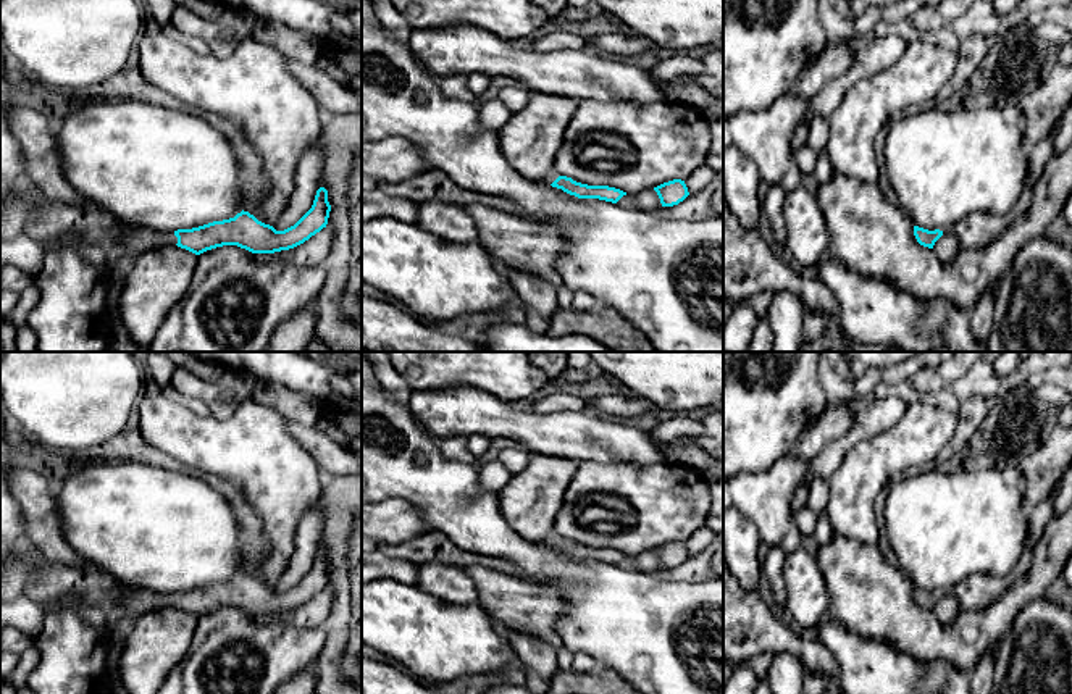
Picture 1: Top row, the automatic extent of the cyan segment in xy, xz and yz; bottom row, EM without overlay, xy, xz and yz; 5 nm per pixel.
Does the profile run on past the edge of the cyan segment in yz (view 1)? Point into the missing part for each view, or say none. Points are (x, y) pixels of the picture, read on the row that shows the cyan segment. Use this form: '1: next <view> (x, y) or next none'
1: next none

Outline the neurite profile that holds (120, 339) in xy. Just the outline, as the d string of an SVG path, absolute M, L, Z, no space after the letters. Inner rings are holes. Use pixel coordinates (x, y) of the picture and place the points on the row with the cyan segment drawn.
M113 320L110 328L110 347L116 352L150 352L149 345L136 344L126 326L118 320Z

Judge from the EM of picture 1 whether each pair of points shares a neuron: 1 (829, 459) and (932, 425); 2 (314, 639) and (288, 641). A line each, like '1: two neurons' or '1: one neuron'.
1: two neurons
2: one neuron

